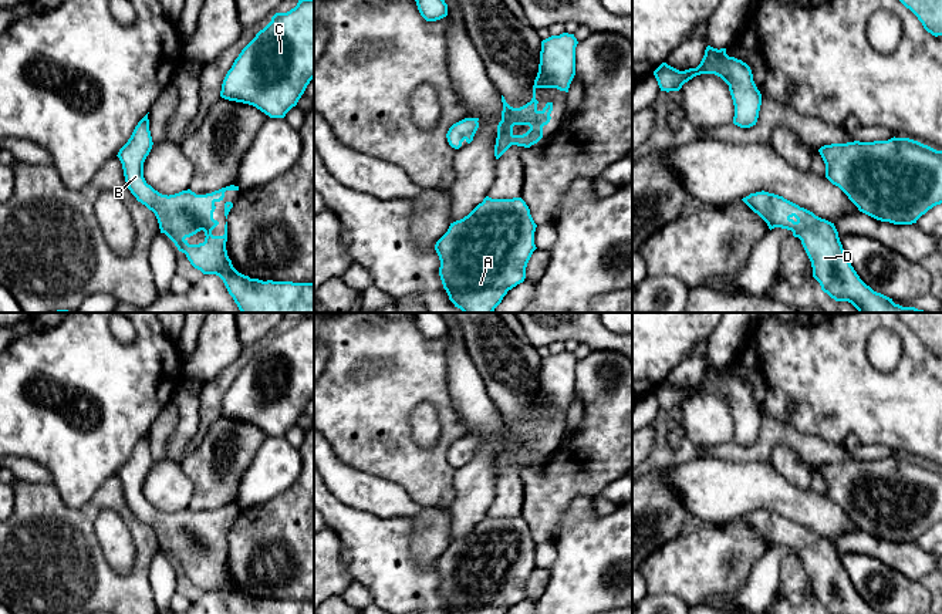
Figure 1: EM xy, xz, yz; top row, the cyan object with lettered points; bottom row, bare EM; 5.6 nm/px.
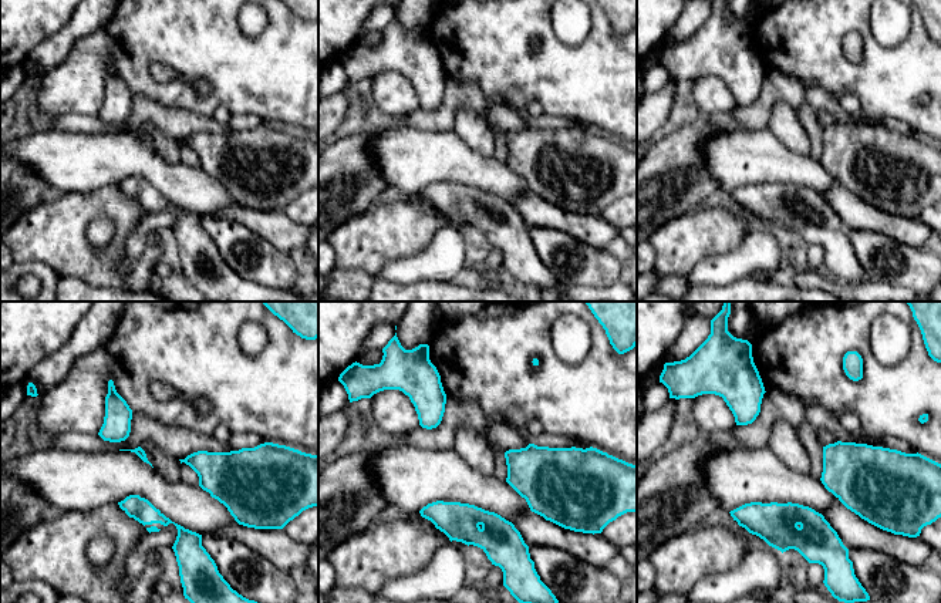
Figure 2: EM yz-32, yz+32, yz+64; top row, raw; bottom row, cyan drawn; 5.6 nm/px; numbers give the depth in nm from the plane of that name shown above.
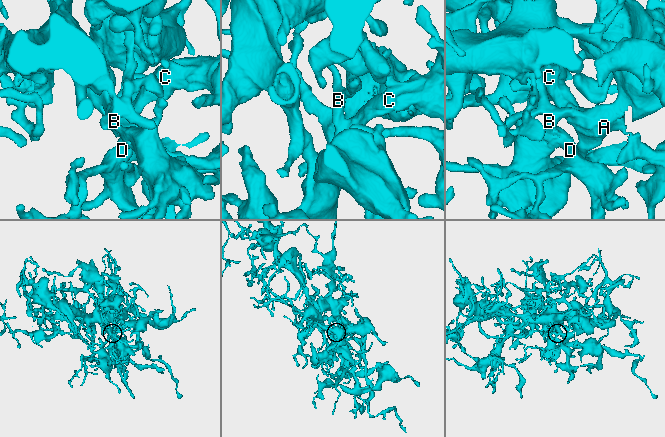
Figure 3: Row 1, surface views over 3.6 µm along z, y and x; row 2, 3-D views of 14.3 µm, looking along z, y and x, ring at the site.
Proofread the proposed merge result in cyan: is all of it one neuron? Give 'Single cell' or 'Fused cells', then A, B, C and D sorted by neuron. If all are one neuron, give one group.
Single cell. Groups: A B C D

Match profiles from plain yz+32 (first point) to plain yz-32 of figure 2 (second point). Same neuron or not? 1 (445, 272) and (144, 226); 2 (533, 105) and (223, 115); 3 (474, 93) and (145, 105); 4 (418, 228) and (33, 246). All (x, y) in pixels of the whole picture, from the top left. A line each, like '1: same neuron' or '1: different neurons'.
1: same neuron
2: same neuron
3: same neuron
4: same neuron

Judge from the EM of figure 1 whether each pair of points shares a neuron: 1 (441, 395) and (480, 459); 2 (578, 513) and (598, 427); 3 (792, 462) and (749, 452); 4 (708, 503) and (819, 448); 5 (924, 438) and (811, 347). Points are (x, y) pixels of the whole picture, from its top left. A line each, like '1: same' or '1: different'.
1: different
2: different
3: different
4: different
5: same

